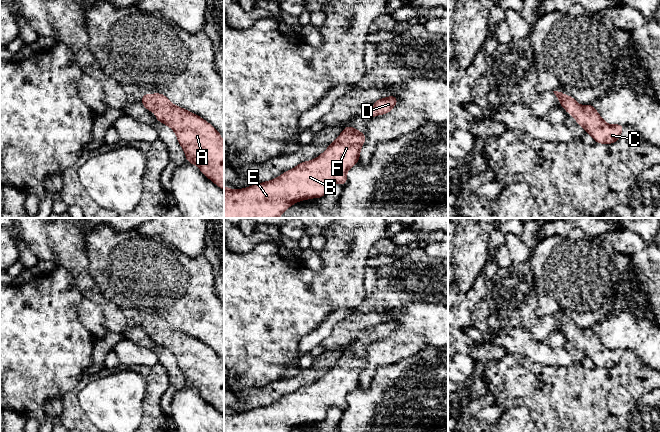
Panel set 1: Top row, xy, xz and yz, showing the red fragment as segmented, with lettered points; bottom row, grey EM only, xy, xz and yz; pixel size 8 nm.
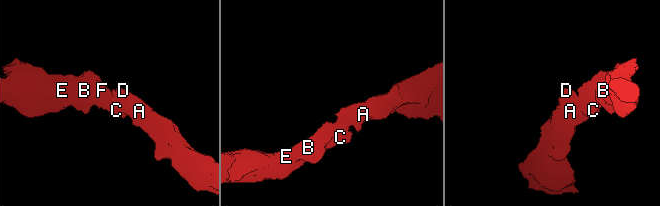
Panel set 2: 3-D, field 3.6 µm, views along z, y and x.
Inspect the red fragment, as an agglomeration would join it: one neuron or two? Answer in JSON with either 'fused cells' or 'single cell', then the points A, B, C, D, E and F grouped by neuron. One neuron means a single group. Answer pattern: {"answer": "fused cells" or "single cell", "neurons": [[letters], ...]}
{"answer": "single cell", "neurons": [["A", "B", "C", "D", "E", "F"]]}

